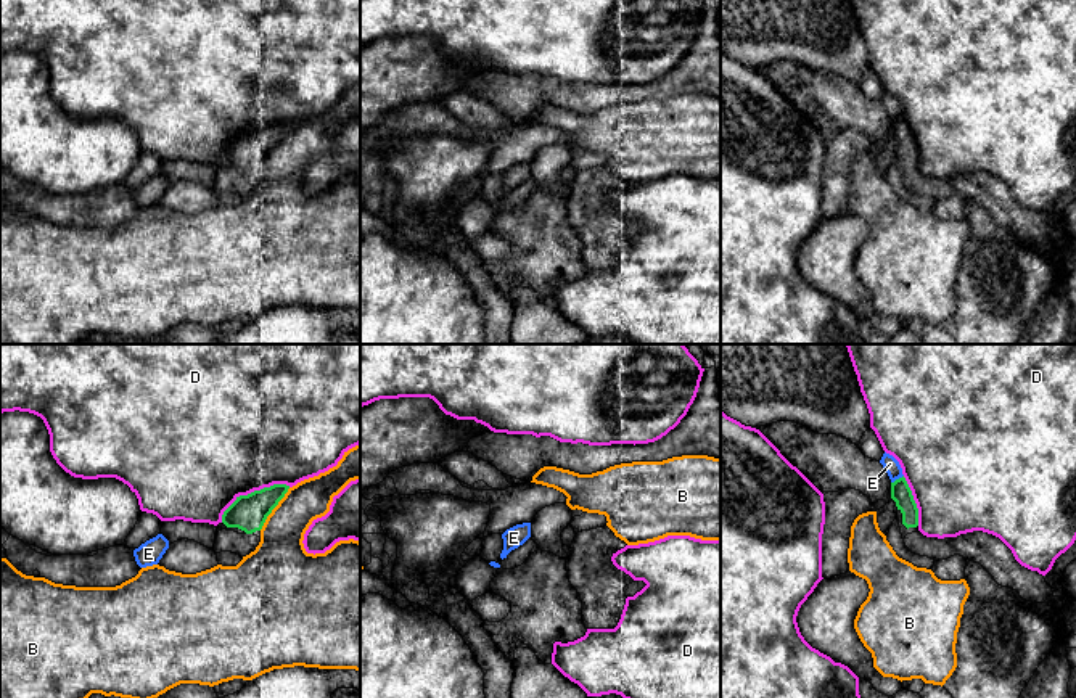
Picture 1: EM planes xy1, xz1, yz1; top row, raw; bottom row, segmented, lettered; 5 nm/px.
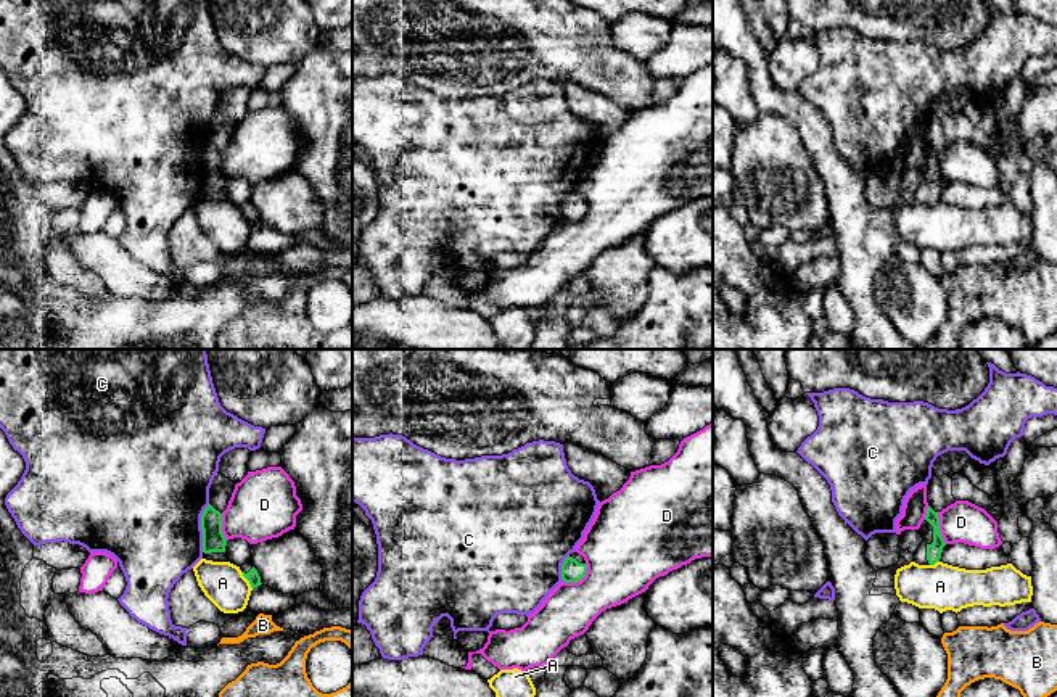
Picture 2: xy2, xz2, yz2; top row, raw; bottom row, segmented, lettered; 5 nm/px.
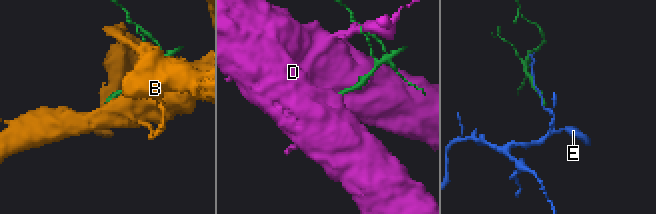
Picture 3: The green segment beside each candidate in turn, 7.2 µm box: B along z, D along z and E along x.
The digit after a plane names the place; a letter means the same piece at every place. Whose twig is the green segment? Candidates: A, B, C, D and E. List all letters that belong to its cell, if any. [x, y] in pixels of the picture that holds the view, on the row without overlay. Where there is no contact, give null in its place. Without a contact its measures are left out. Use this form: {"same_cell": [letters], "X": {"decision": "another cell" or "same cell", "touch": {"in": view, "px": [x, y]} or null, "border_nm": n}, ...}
{"same_cell": [], "A": {"decision": "another cell", "touch": {"in": "xy2", "px": [246, 218]}, "border_nm": 110}, "B": {"decision": "another cell", "touch": {"in": "xy1", "px": [274, 147]}, "border_nm": 260}, "C": {"decision": "another cell", "touch": {"in": "xy2", "px": [201, 168]}, "border_nm": 240}, "D": {"decision": "another cell", "touch": {"in": "xy1", "px": [251, 132]}, "border_nm": 400}, "E": {"decision": "another cell", "touch": {"in": "yz1", "px": [896, 119]}, "border_nm": 80}}

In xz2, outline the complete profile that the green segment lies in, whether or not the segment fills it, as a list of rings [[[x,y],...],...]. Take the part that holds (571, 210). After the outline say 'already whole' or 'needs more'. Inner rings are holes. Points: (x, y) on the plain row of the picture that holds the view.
[[[570,195],[561,203],[561,219],[565,222],[578,222],[586,216],[586,212],[587,212],[587,204],[579,203],[576,198]]]; already whole

